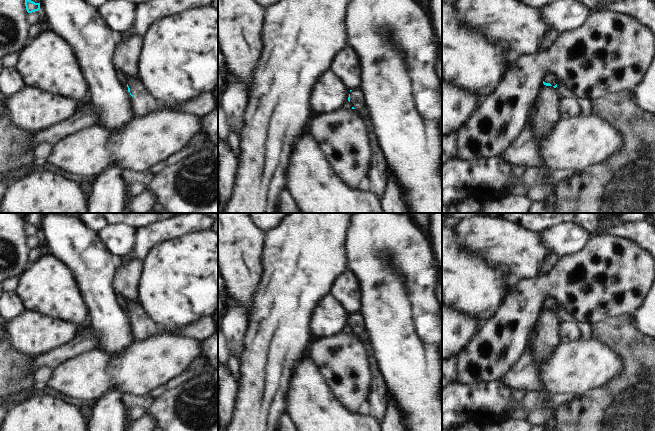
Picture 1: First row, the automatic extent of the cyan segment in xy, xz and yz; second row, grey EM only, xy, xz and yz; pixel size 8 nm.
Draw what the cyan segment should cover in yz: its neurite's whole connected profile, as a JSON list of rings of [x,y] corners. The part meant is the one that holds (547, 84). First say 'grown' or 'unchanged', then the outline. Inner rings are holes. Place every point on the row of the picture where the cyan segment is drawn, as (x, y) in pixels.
grown | [[[549,72],[545,75],[543,84],[546,85],[546,86],[553,86],[554,88],[556,88],[557,87],[557,82],[559,80],[560,79],[557,76],[555,76],[554,74]]]

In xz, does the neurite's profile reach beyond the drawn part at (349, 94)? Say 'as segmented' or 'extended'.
extended

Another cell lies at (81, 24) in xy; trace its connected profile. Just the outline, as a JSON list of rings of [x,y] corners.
[[[40,0],[40,9],[52,31],[63,37],[78,54],[90,84],[88,102],[100,115],[99,125],[118,133],[124,131],[136,115],[134,98],[121,84],[119,70],[115,65],[115,55],[121,34],[113,30],[104,19],[100,9],[87,0]]]

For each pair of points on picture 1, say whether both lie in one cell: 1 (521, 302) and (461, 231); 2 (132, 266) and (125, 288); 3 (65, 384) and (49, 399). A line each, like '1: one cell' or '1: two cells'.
1: two cells
2: one cell
3: two cells

